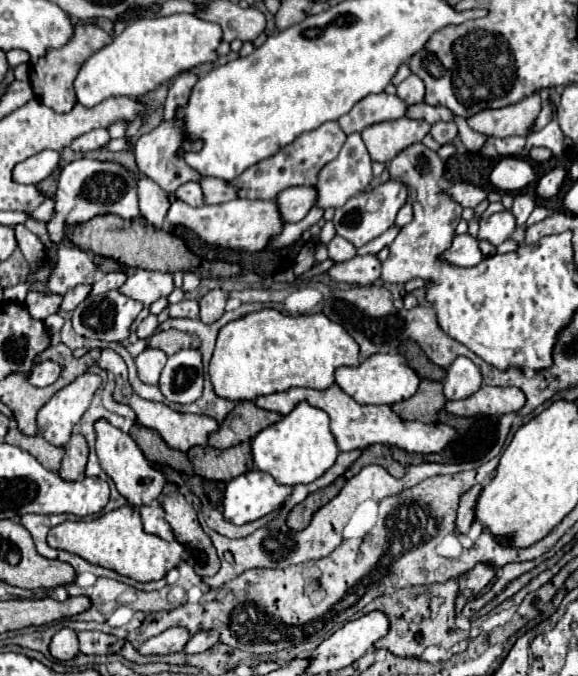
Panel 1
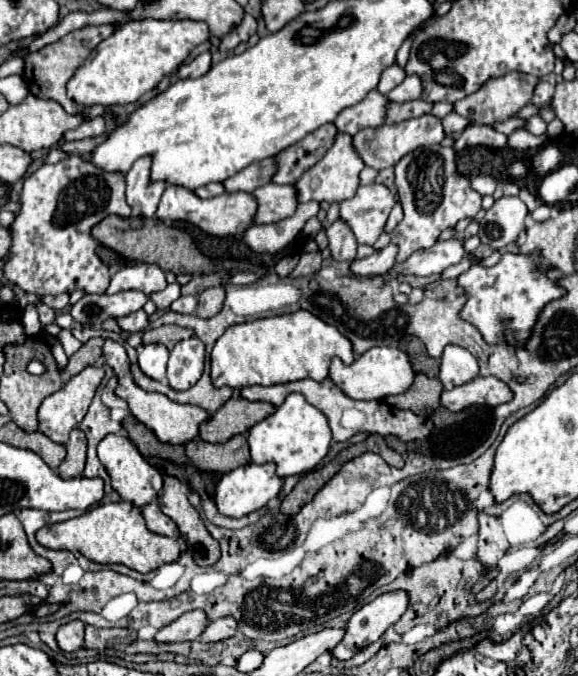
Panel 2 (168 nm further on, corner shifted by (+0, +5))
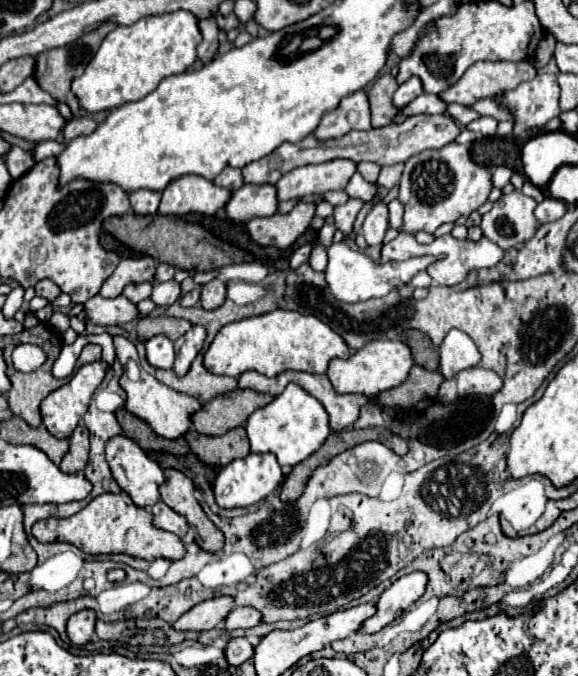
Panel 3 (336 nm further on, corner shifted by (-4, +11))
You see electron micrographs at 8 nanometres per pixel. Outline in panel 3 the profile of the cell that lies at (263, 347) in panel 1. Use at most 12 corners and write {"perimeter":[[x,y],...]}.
{"perimeter":[[273,310],[223,326],[203,366],[325,374],[345,340],[315,316]]}

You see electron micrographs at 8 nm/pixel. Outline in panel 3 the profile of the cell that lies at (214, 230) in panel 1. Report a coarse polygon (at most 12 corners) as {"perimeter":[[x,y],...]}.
{"perimeter":[[201,176],[163,190],[159,214],[205,214],[225,208],[231,192]]}

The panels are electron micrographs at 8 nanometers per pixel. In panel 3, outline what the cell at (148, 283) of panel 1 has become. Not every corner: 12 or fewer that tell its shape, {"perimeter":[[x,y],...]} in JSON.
{"perimeter":[[151,256],[123,258],[99,294],[115,298],[127,284],[151,282]]}

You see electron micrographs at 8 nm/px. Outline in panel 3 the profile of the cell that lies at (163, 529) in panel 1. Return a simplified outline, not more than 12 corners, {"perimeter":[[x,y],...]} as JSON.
{"perimeter":[[159,500],[153,510],[153,524],[183,538],[187,520]]}

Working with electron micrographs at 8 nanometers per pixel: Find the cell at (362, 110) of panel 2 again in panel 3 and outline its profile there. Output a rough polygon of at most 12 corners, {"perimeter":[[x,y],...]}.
{"perimeter":[[359,90],[321,118],[323,142],[371,128],[369,100]]}

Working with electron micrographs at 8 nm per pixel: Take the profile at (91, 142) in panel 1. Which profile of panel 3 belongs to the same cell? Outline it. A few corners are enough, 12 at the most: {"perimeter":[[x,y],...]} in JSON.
{"perimeter":[[89,116],[73,118],[65,124],[65,142],[85,136],[97,128]]}

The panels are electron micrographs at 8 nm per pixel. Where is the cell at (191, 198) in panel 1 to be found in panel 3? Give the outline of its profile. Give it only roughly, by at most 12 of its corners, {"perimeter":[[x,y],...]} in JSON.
{"perimeter":[[225,168],[213,182],[227,190],[243,186],[239,168]]}

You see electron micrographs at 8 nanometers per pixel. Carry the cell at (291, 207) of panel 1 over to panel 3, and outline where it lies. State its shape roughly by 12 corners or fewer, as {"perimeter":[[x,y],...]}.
{"perimeter":[[243,184],[225,212],[235,222],[277,212],[271,184]]}

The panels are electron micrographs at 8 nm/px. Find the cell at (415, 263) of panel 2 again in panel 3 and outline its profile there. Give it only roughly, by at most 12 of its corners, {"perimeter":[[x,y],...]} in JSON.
{"perimeter":[[347,242],[327,247],[325,280],[345,304],[381,298],[433,256],[379,262]]}

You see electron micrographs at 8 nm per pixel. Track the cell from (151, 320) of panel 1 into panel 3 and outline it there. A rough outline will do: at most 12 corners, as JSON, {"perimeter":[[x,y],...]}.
{"perimeter":[[93,296],[83,304],[89,324],[125,324],[139,316],[125,296]]}

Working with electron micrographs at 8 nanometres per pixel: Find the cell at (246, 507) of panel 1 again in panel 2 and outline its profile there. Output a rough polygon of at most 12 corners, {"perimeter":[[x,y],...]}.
{"perimeter":[[273,464],[225,474],[215,492],[223,516],[241,518],[279,496]]}

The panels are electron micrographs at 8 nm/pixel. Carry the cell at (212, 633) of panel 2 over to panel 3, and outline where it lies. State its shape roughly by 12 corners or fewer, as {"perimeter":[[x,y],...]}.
{"perimeter":[[235,606],[225,620],[225,630],[261,624],[261,612]]}

